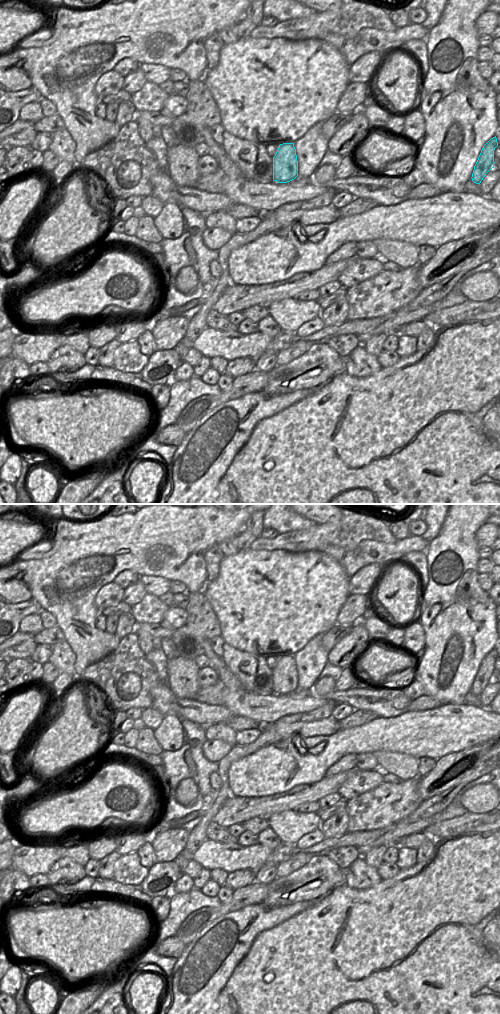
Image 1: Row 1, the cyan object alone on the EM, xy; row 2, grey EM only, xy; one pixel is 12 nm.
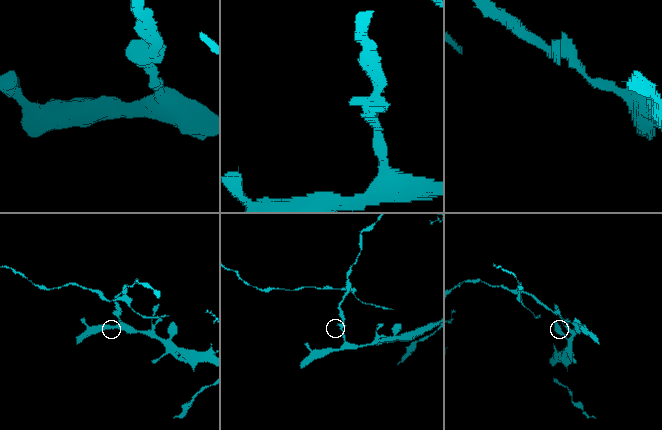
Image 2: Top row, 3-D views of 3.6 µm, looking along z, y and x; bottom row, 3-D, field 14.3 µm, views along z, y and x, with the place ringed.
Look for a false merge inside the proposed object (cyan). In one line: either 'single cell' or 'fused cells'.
fused cells

